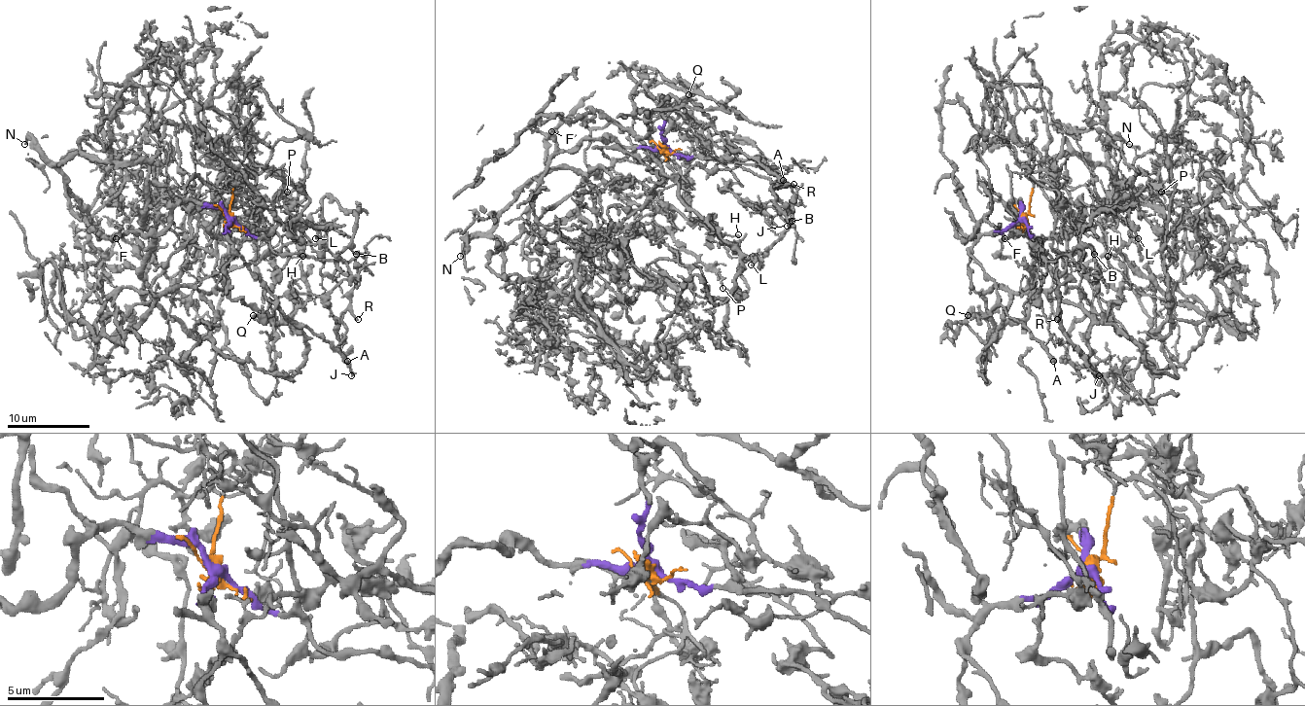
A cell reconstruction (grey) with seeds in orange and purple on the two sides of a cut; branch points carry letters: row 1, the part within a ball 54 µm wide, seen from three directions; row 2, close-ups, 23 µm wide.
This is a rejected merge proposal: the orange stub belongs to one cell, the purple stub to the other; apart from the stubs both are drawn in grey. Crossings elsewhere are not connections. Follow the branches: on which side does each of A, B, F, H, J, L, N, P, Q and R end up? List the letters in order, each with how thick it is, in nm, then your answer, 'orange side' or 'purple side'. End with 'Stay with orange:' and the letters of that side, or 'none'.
A: 440 nm | purple side
B: 170 nm | purple side
F: 320 nm | purple side
H: 150 nm | orange side
J: 260 nm | purple side
L: 150 nm | orange side
N: 160 nm | purple side
P: 160 nm | orange side
Q: 300 nm | purple side
R: 180 nm | purple side
Stay with orange: H, L, P

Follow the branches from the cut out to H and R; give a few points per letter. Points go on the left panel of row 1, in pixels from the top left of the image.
H: (230, 219), (232, 189), (243, 180), (253, 193), (247, 224), (253, 228), (260, 217), (290, 257), (302, 257)
R: (230, 219), (265, 240), (278, 254), (330, 259), (354, 281), (350, 312), (358, 320)

